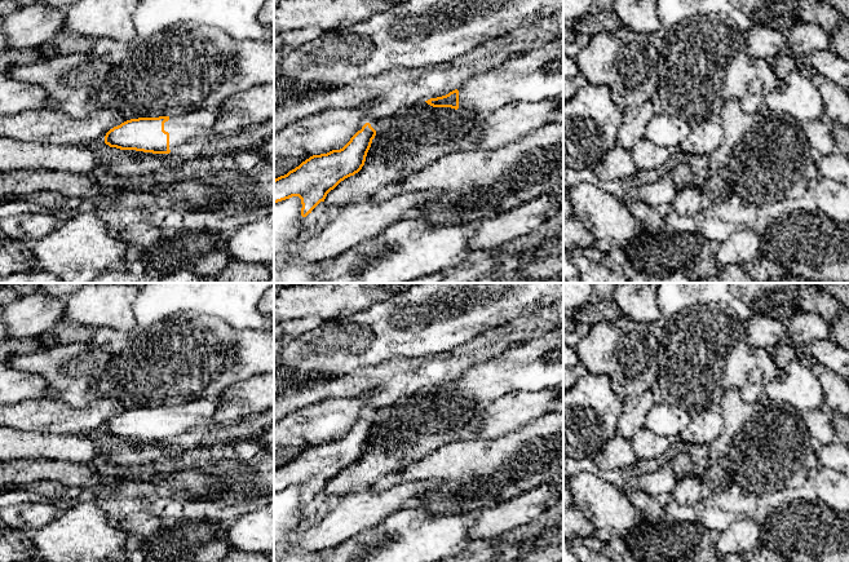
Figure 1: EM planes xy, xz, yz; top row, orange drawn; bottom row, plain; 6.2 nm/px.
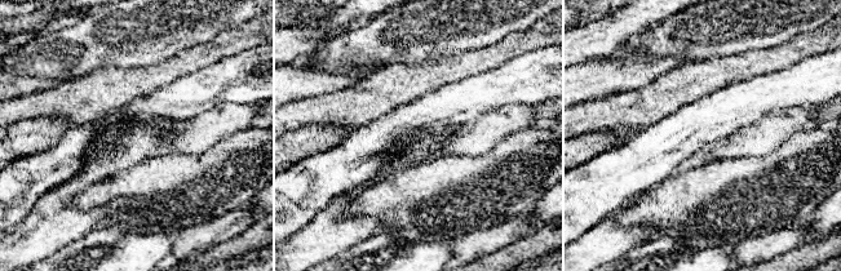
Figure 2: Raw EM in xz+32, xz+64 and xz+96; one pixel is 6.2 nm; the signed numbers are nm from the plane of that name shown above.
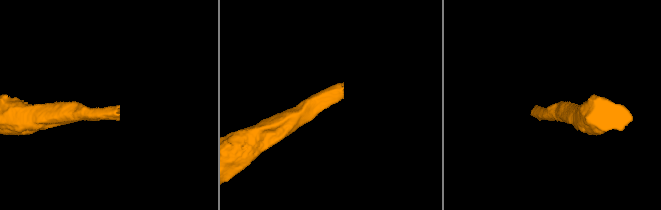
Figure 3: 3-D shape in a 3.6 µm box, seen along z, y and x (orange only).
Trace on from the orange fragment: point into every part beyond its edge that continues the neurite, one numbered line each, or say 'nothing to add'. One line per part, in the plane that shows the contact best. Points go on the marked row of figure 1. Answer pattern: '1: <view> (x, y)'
1: xy (200, 124)

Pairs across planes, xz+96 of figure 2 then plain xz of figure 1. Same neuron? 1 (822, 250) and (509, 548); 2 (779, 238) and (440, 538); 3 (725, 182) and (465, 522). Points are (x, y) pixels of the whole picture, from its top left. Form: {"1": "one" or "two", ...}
{"1": "two", "2": "two", "3": "two"}

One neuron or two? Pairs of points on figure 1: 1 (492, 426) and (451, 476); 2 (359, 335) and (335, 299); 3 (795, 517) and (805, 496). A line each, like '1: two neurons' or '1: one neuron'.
1: two neurons
2: two neurons
3: one neuron

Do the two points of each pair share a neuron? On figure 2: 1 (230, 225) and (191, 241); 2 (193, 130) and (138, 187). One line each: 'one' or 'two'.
1: one
2: two

